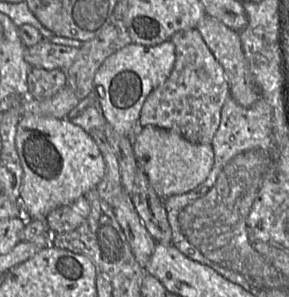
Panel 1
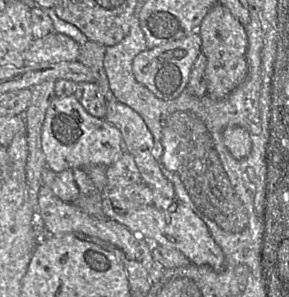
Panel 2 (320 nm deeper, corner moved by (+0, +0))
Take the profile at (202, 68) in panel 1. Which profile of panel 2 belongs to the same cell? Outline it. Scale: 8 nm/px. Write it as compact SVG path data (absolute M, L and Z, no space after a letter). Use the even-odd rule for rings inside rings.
M217 3L205 16L197 33L202 40L201 53L207 60L204 74L206 95L212 99L224 99L244 81L248 72L246 28L226 7Z

